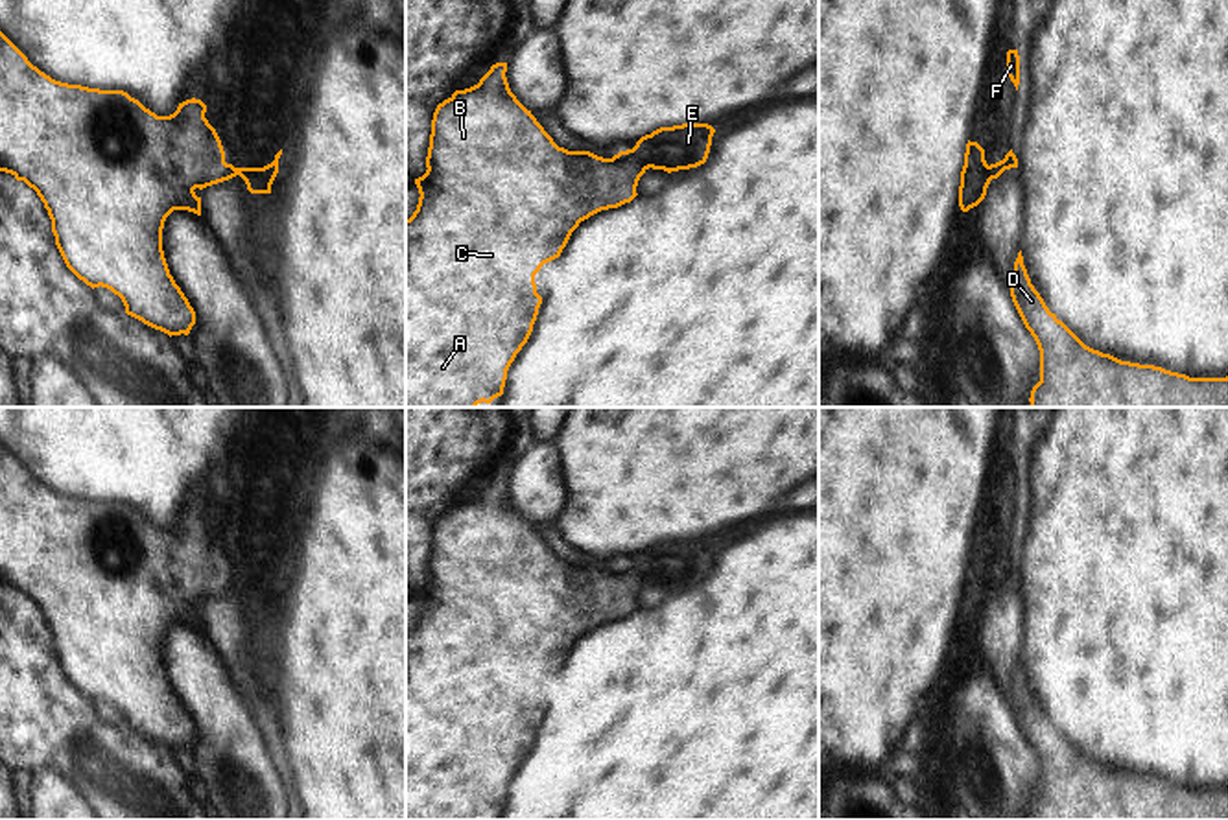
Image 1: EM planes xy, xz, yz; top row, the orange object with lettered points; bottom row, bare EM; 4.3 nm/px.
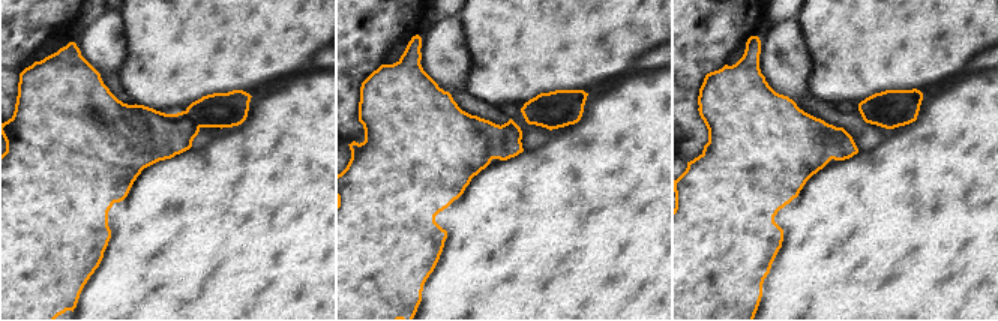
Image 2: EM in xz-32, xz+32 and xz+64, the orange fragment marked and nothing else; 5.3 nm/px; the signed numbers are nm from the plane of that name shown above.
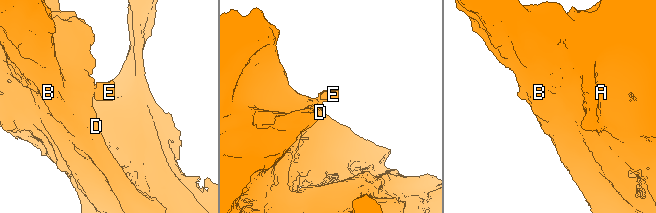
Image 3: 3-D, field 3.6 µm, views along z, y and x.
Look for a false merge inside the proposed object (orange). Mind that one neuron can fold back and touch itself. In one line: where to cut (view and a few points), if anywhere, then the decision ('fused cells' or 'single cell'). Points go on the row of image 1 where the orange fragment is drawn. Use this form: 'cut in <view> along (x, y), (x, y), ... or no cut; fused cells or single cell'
cut in xz along (631, 150), (648, 168); fused cells

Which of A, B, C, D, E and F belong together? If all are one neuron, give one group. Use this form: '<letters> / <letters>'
A B C D F / E

